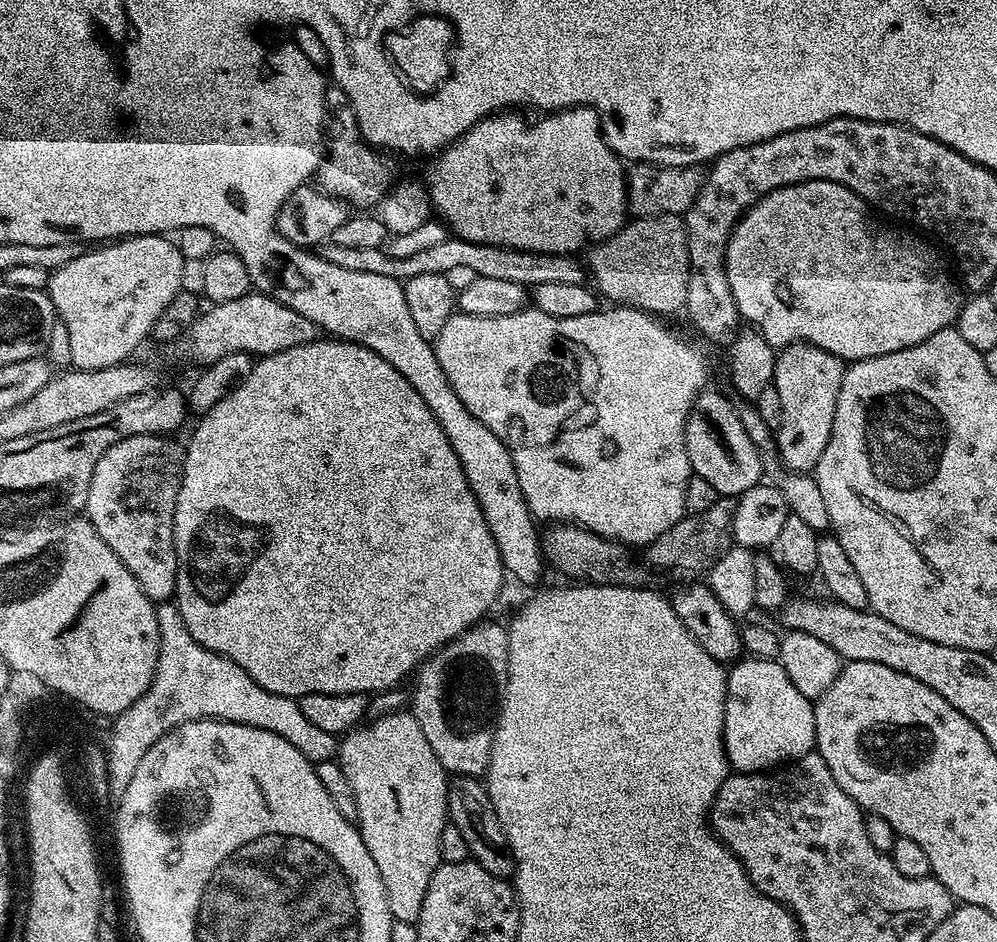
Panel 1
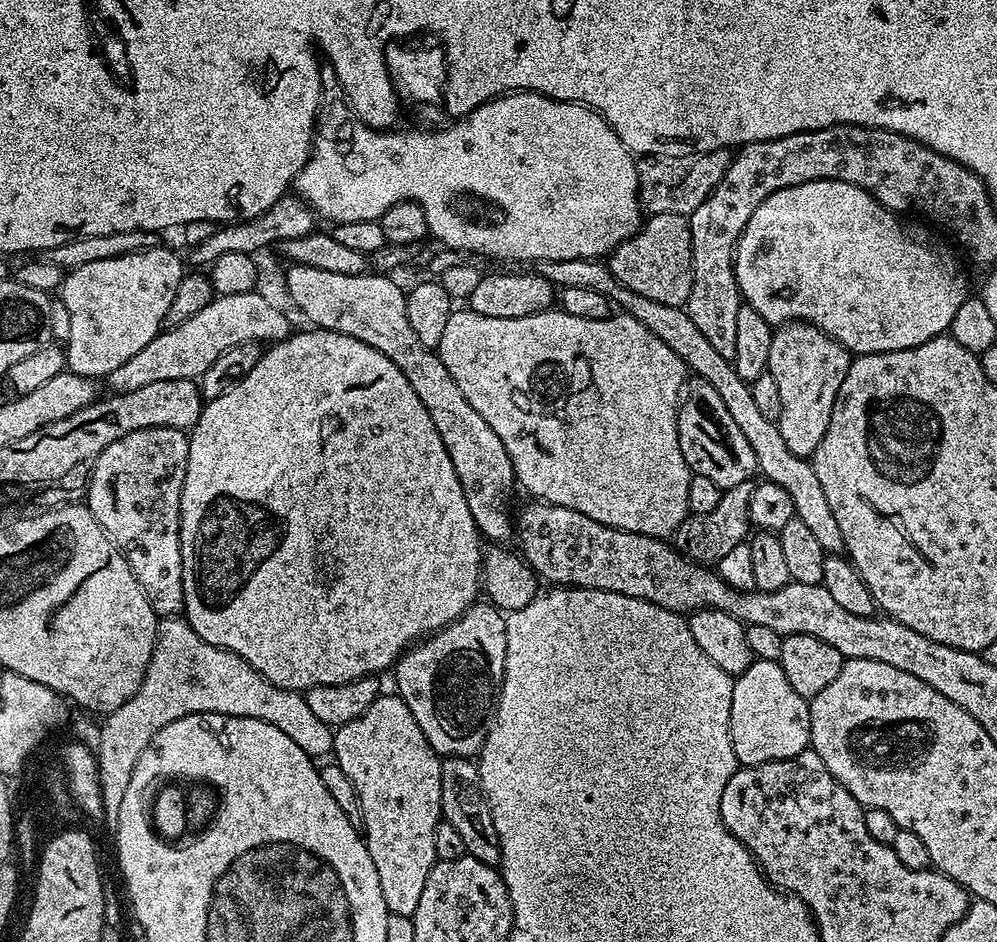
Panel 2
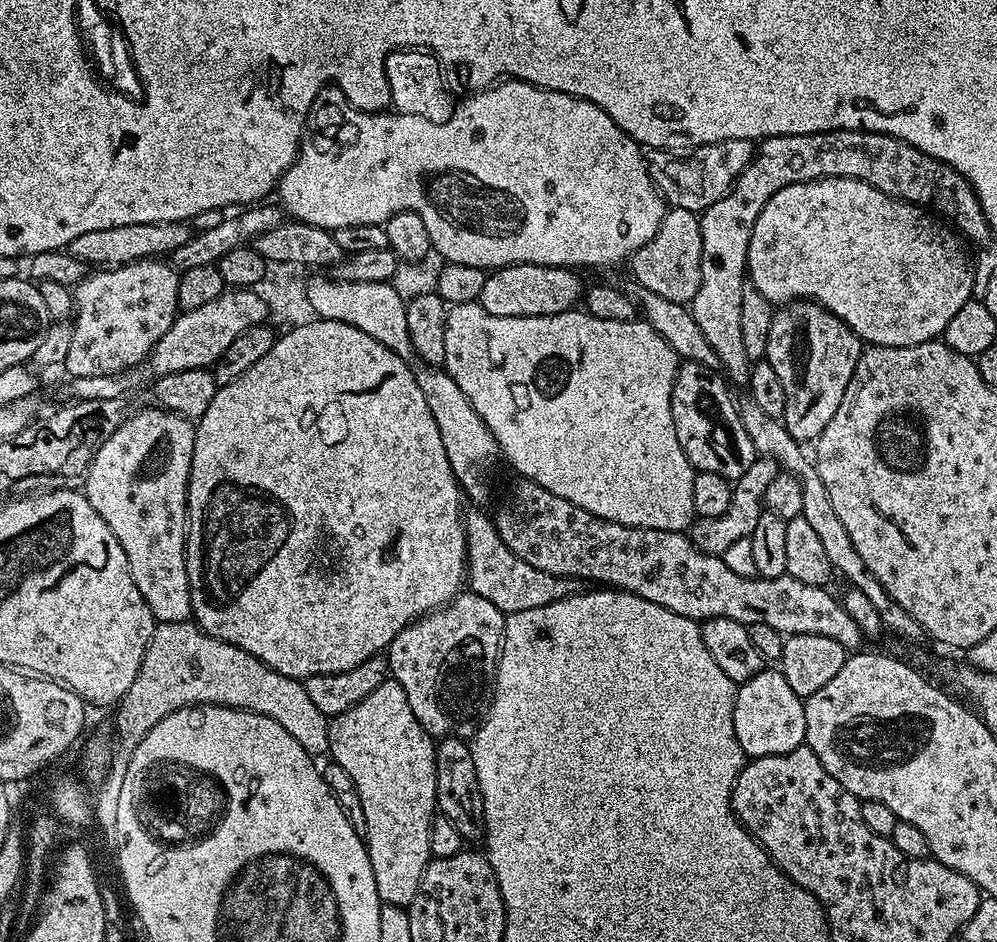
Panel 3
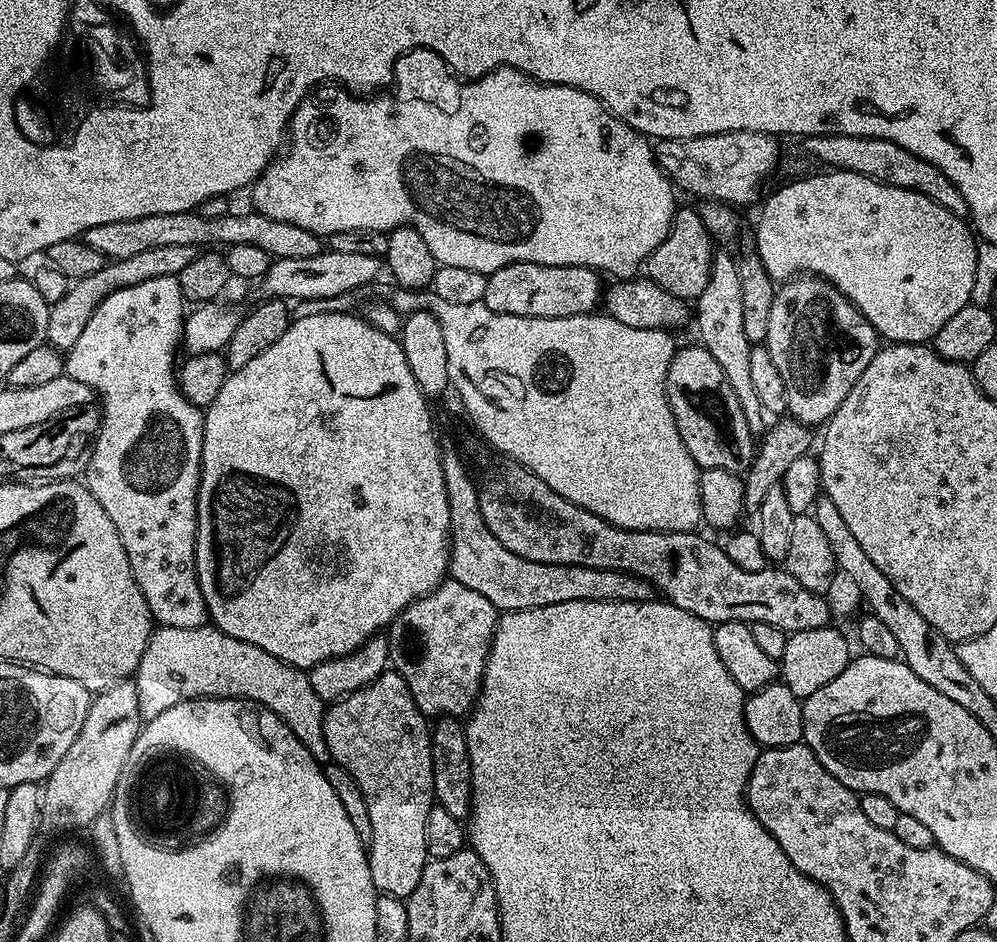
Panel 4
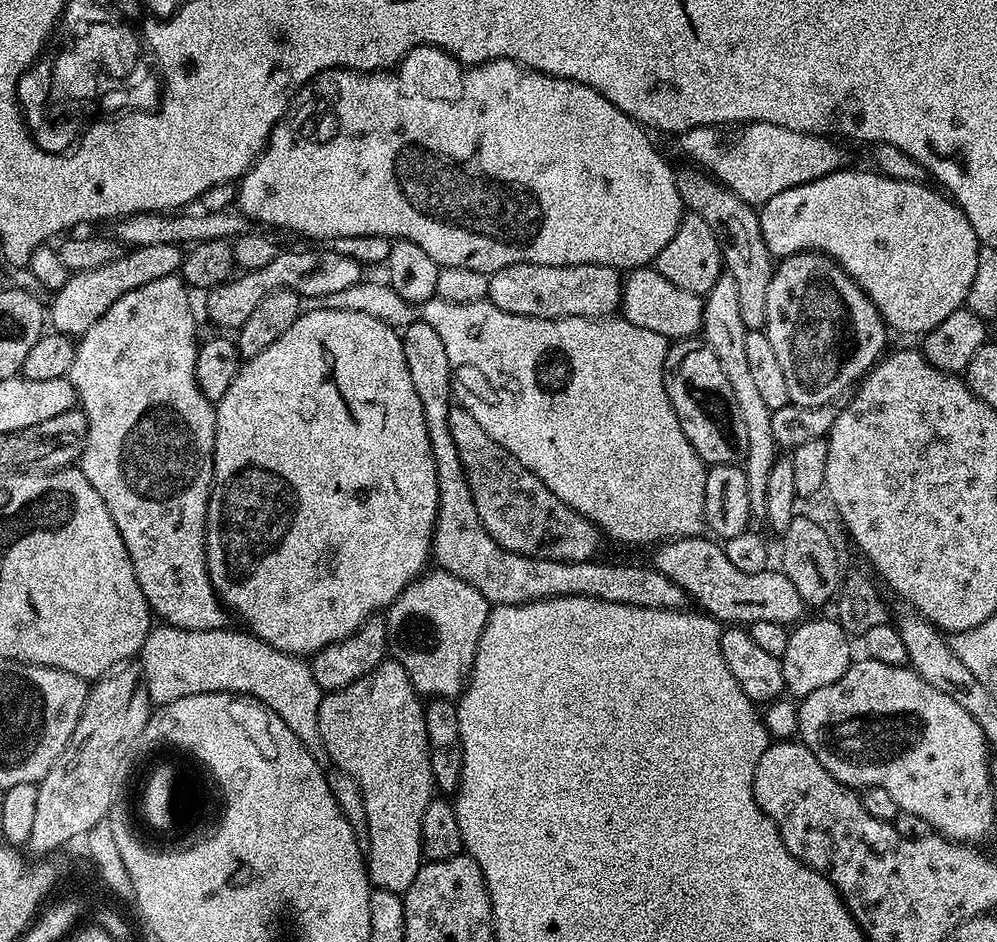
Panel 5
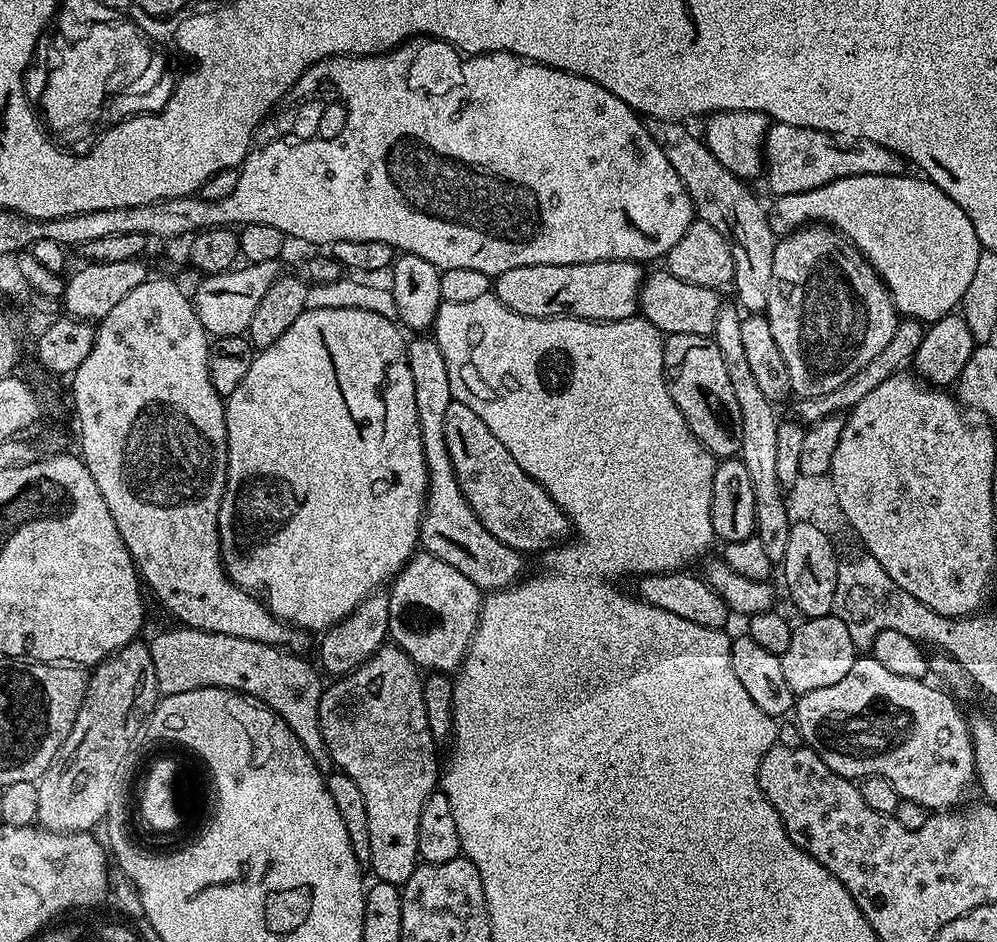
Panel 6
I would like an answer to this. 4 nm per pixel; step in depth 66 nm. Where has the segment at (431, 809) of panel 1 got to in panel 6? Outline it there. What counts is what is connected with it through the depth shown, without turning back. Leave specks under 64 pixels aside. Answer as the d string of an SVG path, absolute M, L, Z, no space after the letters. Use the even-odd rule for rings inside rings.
M383 646L373 654L371 658L359 665L347 675L341 675L333 679L332 685L325 687L320 694L320 705L318 706L318 722L322 730L322 738L326 742L326 750L330 754L333 765L339 771L344 772L354 782L358 782L358 790L362 790L362 798L366 798L366 818L370 822L370 858L372 859L370 871L376 875L375 879L381 884L394 884L402 886L414 874L416 865L420 860L418 850L418 814L422 814L422 806L431 792L438 788L438 764L436 768L436 751L438 745L430 734L430 726L426 722L426 702L422 702L422 690L424 682L421 669L416 667L416 663L404 653L401 648L395 646Z

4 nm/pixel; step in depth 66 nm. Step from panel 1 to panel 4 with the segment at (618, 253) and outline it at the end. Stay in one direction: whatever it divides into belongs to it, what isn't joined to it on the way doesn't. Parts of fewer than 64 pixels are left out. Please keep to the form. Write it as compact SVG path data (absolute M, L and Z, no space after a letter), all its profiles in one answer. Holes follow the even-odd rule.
M677 207L676 216L672 219L672 229L666 234L662 246L648 255L647 279L653 280L658 286L662 286L662 290L674 294L680 300L694 302L702 294L702 290L706 290L706 282L710 282L713 255L714 241L706 230L699 211L695 207Z

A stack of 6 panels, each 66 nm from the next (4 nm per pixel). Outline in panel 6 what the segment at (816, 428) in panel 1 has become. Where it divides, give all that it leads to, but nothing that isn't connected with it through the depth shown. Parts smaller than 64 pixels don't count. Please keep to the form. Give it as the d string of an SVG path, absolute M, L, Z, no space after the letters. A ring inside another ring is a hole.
M819 222L809 223L777 239L766 315L774 342L778 342L778 350L782 350L782 362L786 362L786 371L790 373L792 391L800 398L838 390L846 378L862 370L870 358L877 356L890 343L898 323L892 295L875 268L835 228Z

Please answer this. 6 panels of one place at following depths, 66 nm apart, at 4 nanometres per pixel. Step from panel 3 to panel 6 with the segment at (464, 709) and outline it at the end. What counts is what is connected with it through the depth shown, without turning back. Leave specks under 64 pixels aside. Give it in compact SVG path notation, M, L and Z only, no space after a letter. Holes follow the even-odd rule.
M418 550L391 581L388 601L391 643L401 648L425 673L455 673L464 663L480 621L482 590L466 574L442 562L442 558Z

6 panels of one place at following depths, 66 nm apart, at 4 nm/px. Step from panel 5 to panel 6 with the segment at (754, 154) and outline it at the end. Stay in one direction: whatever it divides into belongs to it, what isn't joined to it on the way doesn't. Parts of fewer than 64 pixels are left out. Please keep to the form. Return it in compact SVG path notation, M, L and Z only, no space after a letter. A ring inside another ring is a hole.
M777 123L769 127L764 137L764 162L768 188L776 198L802 194L850 175L902 176L906 172L904 157L891 152L886 146L878 146L878 142L855 140L849 136L836 136L833 132Z

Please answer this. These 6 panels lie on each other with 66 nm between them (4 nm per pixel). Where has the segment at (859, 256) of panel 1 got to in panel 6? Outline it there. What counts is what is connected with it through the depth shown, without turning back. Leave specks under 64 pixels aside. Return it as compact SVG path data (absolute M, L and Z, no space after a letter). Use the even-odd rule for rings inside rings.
M850 175L802 194L780 196L771 201L768 221L777 237L809 222L835 228L875 268L901 317L941 320L959 309L981 247L966 210L931 180L916 176Z

